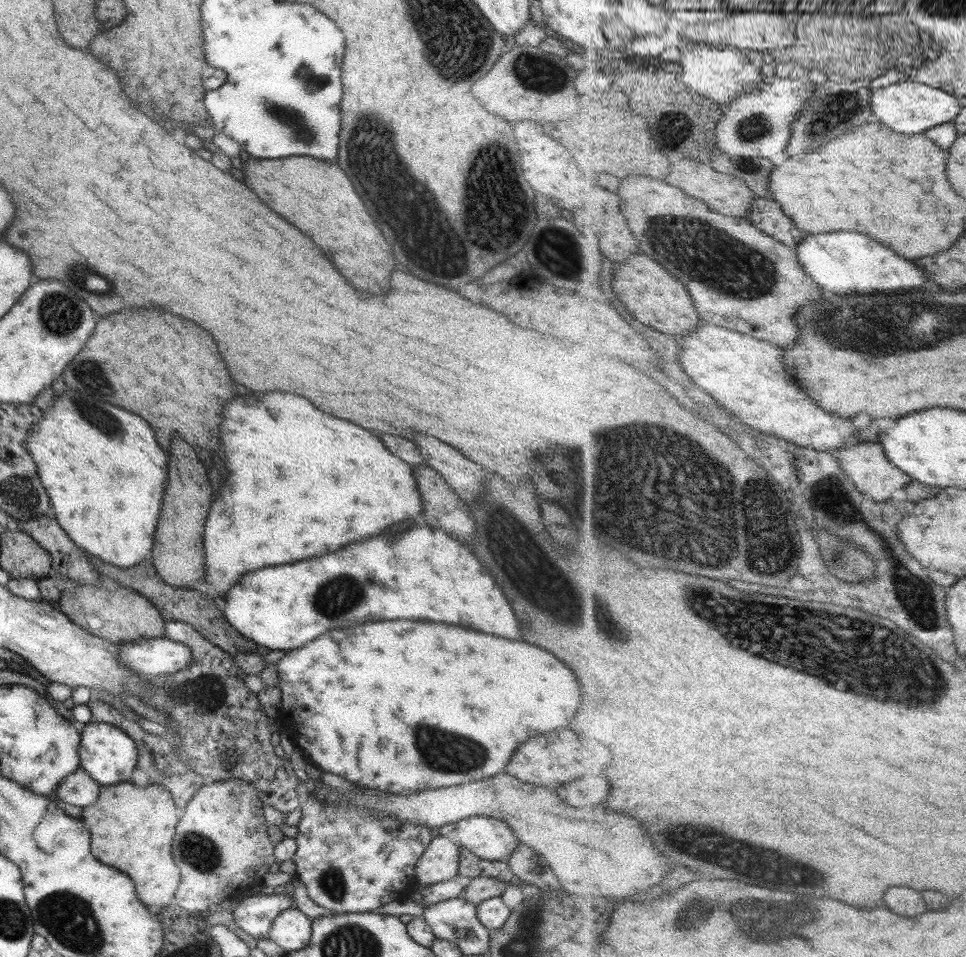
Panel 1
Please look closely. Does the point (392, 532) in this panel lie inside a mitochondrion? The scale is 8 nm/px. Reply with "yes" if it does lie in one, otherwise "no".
no

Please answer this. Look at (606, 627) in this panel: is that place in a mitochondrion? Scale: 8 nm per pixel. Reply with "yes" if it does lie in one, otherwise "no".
yes

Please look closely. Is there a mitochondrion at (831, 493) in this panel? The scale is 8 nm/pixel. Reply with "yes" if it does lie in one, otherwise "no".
yes

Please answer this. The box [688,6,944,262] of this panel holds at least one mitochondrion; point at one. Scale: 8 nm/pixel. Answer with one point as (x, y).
(828, 114)

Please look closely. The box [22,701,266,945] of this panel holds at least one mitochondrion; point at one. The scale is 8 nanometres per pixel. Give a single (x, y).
(196, 850)

